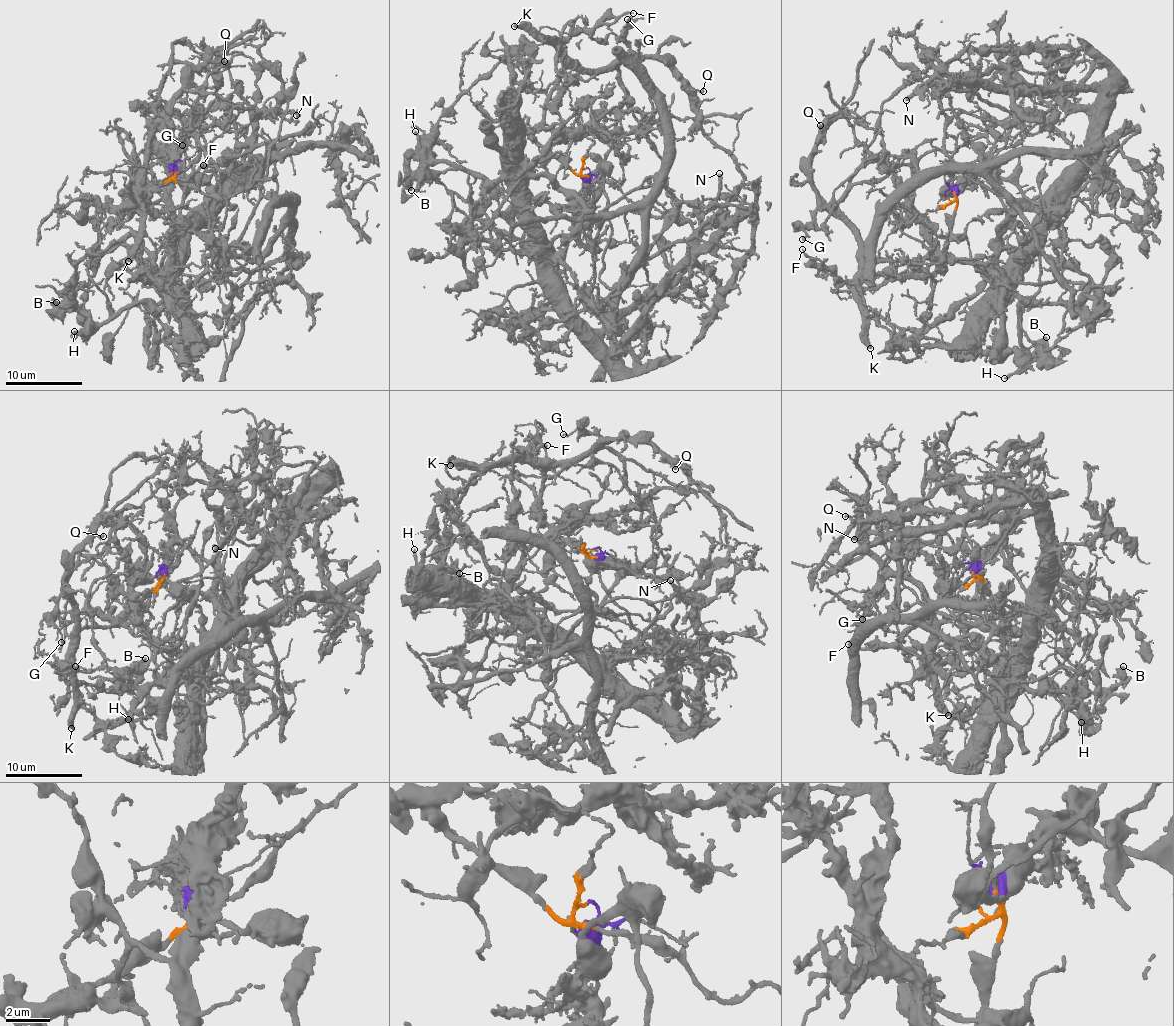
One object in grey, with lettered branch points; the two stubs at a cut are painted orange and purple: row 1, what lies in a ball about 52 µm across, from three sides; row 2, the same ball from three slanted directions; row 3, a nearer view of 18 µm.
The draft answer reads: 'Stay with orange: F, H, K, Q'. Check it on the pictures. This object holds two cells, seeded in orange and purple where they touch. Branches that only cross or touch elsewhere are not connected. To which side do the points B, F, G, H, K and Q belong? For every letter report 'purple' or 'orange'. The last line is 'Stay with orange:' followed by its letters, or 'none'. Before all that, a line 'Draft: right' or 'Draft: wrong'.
Draft: wrong
B: purple
F: orange
G: orange
H: purple
K: orange
Q: orange
Stay with orange: F, G, K, Q

